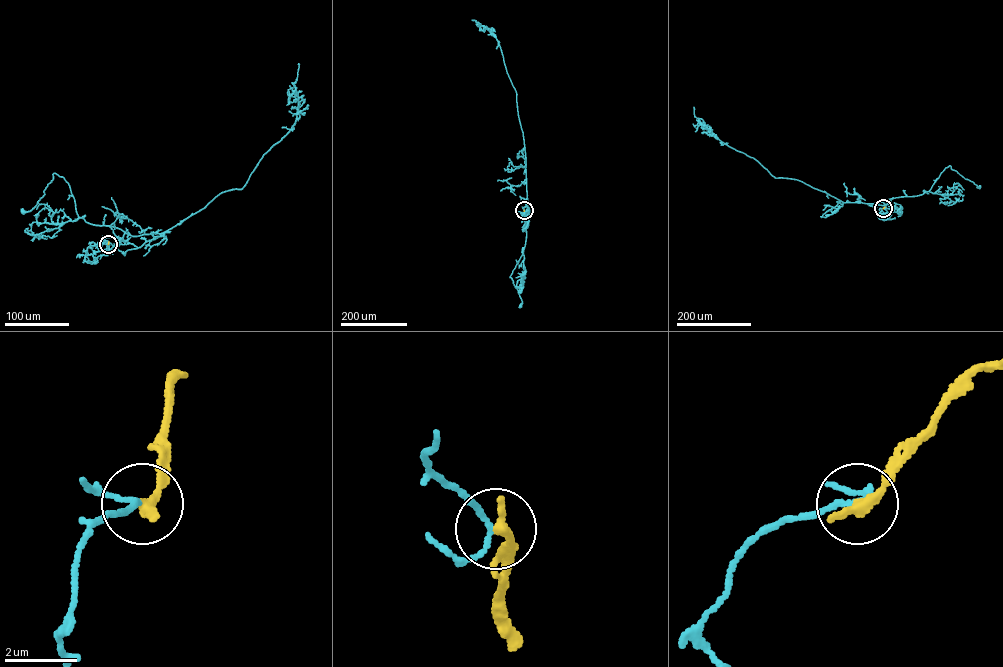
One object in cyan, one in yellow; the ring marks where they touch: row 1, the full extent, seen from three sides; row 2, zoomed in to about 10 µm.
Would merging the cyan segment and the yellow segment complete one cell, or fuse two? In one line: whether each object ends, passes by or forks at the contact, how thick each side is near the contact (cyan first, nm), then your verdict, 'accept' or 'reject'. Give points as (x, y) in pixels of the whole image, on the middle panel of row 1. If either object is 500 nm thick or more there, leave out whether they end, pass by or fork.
cyan passes by; yellow ends there; 120 nm thick on the cyan side, 320 nm on the other; reject

